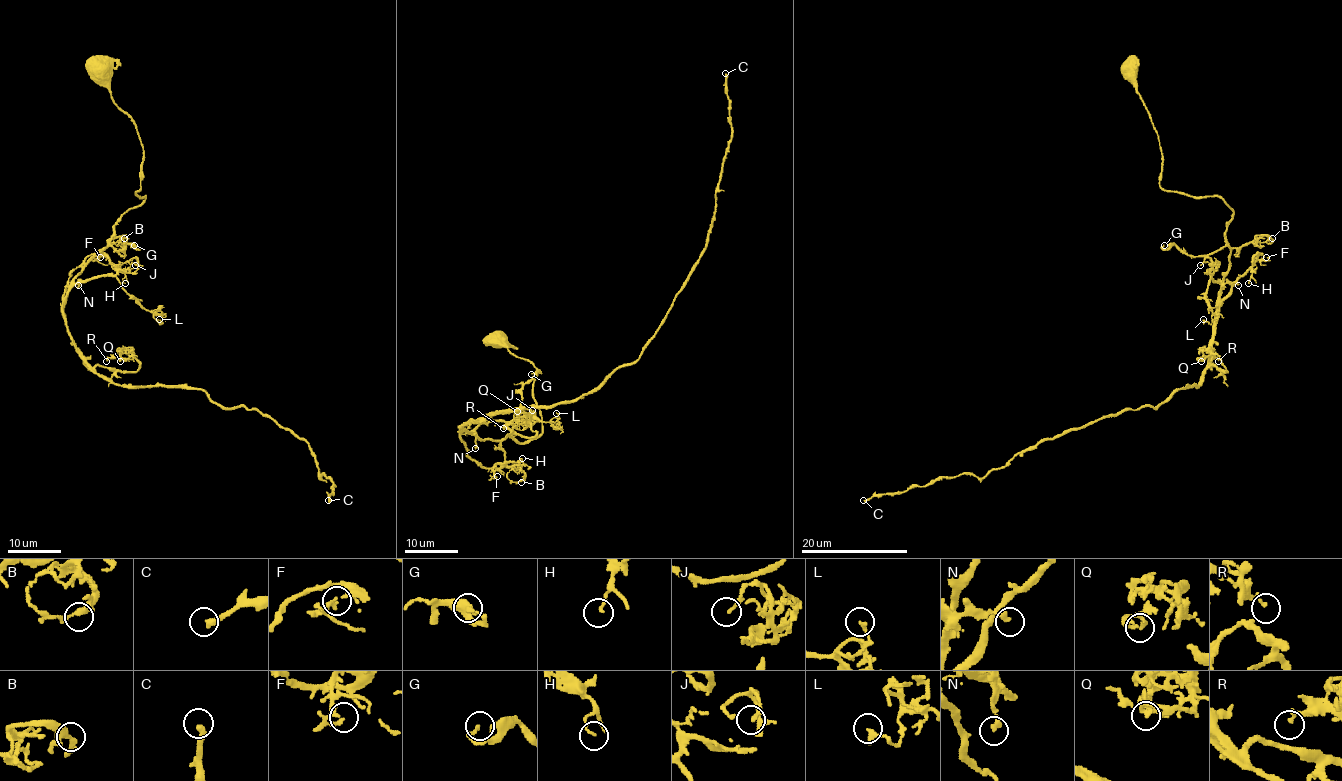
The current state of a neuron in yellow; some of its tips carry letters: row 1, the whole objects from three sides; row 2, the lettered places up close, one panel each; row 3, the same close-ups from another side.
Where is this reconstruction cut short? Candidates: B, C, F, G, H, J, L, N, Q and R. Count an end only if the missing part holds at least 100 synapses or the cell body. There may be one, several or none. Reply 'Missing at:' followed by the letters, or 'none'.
Missing at: C

